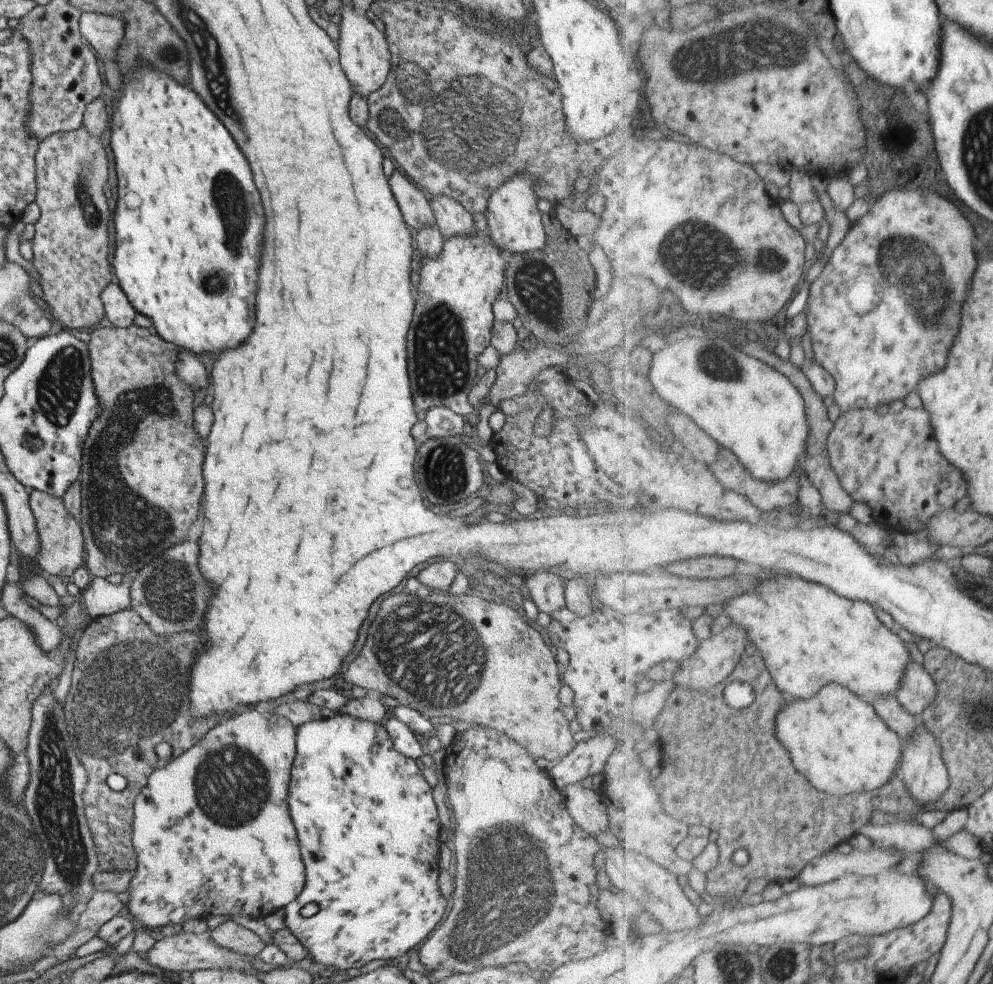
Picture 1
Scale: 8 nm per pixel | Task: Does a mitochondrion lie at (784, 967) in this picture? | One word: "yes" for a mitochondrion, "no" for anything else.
yes

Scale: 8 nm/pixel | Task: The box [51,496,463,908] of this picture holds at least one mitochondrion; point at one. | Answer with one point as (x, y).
(129, 691)

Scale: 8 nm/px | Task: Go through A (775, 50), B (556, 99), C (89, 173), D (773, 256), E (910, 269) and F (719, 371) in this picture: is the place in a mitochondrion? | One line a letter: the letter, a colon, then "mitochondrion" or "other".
A: mitochondrion
B: other
C: mitochondrion
D: mitochondrion
E: mitochondrion
F: mitochondrion

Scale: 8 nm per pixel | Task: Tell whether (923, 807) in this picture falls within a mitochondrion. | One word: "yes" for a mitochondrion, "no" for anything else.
no

